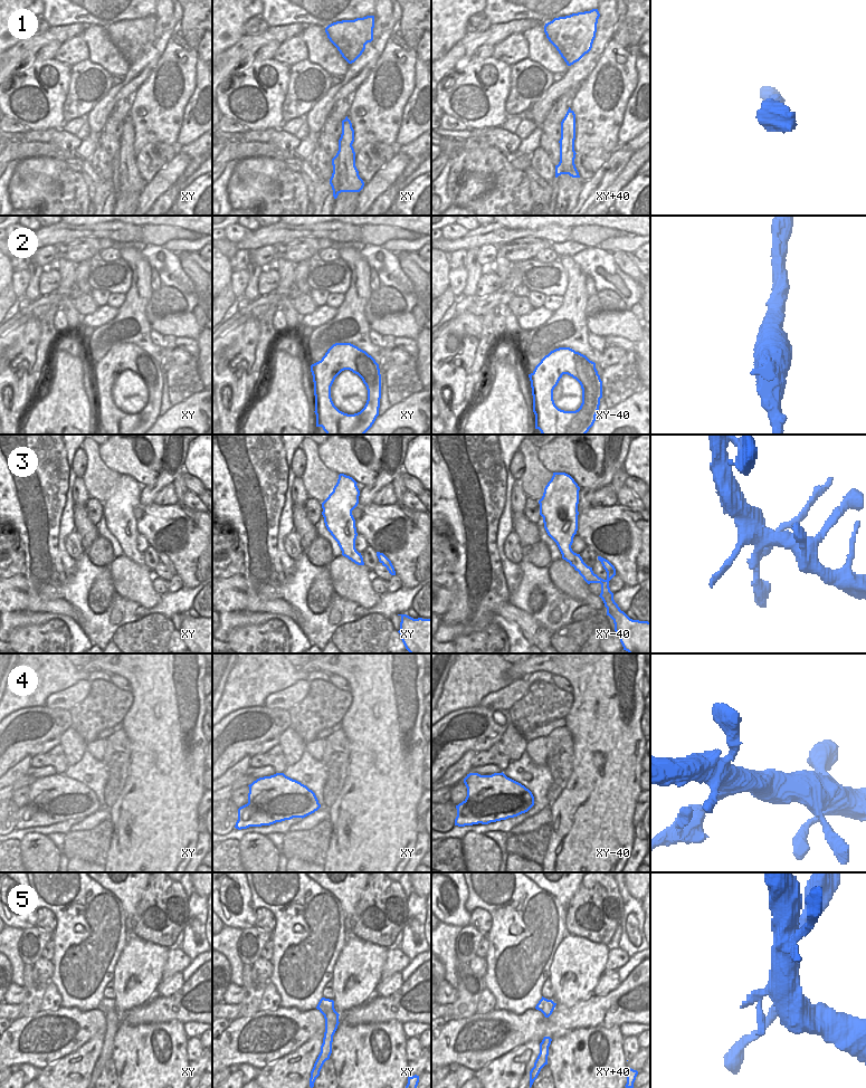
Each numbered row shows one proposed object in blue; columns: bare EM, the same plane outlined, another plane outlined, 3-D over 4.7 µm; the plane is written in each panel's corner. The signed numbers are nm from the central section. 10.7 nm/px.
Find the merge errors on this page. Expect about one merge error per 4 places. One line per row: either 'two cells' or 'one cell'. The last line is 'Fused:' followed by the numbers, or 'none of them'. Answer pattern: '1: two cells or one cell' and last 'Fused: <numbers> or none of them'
1: one cell
2: one cell
3: one cell
4: two cells
5: one cell
Fused: 4

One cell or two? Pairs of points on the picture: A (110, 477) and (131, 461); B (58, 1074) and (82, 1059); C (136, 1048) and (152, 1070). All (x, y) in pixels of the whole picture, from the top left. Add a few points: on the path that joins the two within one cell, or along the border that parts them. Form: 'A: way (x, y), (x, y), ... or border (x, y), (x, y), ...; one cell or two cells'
A: border (100, 452), (100, 458), (110, 468), (120, 474); two cells
B: way (64, 1074), (67, 1074), (76, 1065); one cell
C: way (142, 1053), (152, 1065); one cell

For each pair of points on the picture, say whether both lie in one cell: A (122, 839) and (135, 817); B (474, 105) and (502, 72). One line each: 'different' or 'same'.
A: same
B: same

